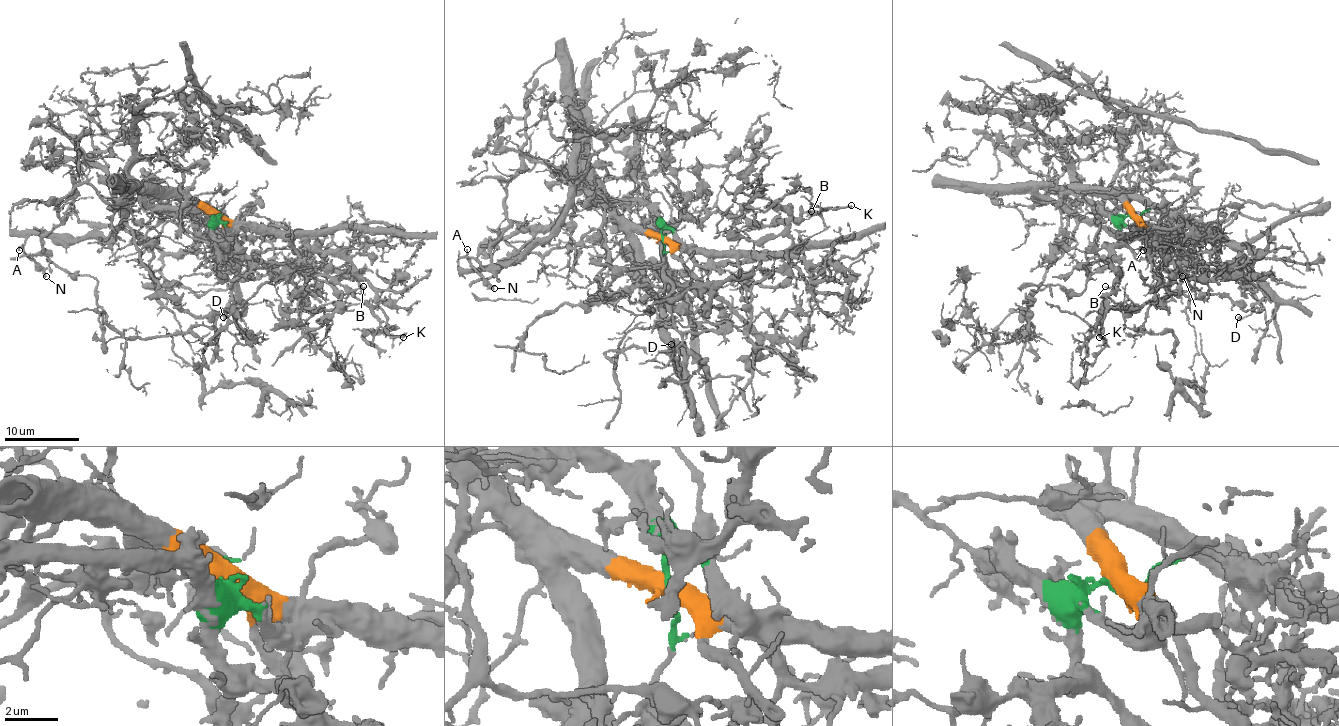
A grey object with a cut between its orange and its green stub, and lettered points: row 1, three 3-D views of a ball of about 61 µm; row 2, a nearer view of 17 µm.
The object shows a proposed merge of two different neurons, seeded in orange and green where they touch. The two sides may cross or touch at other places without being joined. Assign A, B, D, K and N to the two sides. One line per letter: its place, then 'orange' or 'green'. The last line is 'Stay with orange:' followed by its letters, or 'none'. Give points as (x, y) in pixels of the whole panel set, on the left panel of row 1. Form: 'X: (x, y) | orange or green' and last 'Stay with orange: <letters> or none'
A: (19, 250) | orange
B: (363, 286) | green
D: (223, 317) | green
K: (403, 337) | green
N: (46, 276) | orange
Stay with orange: A, N

